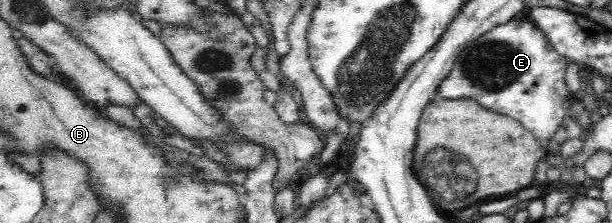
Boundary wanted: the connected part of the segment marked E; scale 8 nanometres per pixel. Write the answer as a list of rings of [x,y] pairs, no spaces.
[[[513,18],[503,25],[497,25],[497,28],[491,29],[476,40],[471,40],[459,53],[449,75],[440,81],[435,96],[453,101],[468,99],[483,105],[493,113],[507,115],[518,123],[523,123],[541,145],[546,146],[547,140],[555,135],[563,119],[570,116],[572,93],[567,90],[565,80],[569,63],[568,59],[555,52],[548,43],[545,33],[542,33],[532,21],[519,21]]]

